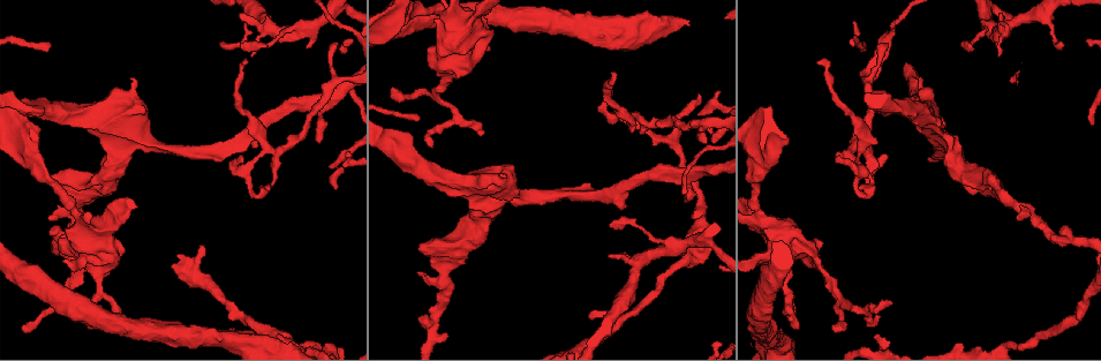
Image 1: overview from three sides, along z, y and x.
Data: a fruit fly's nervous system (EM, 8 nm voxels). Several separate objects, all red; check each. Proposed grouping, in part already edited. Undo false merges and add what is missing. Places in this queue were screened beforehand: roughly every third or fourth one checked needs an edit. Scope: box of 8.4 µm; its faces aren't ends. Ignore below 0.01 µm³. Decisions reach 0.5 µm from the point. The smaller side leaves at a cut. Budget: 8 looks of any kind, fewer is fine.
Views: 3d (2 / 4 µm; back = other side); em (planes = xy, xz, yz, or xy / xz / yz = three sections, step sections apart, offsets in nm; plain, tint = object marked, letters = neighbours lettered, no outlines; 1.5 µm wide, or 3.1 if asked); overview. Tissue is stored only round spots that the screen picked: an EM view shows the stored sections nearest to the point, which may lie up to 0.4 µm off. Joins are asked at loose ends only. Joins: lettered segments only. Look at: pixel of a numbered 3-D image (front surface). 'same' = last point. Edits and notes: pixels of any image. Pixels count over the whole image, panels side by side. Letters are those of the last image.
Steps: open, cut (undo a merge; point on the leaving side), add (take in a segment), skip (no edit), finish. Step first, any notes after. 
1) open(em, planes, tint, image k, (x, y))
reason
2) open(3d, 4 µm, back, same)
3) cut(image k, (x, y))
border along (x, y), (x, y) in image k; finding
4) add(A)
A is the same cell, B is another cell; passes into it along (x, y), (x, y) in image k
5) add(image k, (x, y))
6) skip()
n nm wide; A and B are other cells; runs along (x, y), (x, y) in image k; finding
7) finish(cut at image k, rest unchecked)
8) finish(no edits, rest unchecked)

open(3d, 2 µm, image 1, (319, 142))
an open end

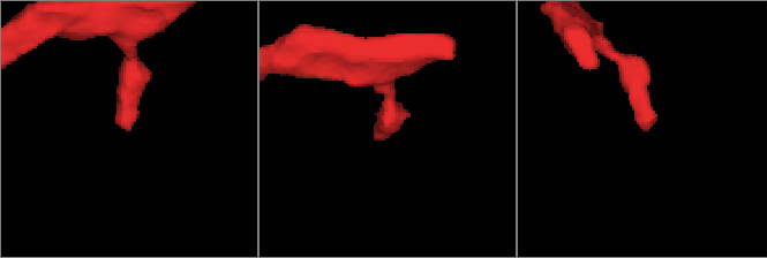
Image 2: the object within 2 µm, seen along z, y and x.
open(em, planes, plain, image 2, (381, 127))
shape alone is not enough

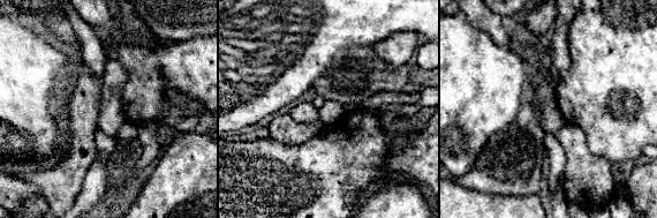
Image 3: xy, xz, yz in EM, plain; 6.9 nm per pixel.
open(em, planes, letters, same)
what lies round it

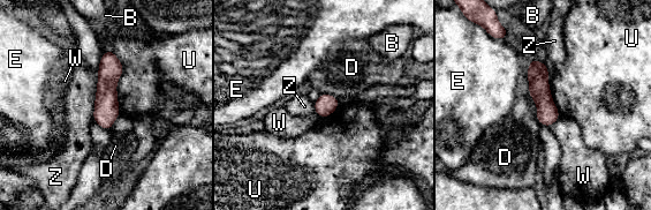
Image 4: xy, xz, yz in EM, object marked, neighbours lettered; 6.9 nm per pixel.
skip()
B, D, E, U, W and Z are other cells; no lettered segment goes on from it

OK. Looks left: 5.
open(3d, 2 µm, image 1, (266, 143))
four arms meet

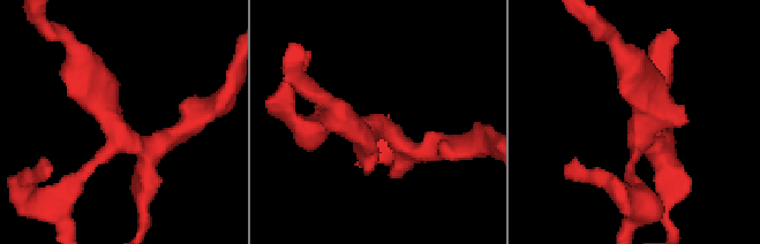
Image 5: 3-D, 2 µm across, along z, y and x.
open(em, planes, tint, image 5, (114, 127))
4 arms

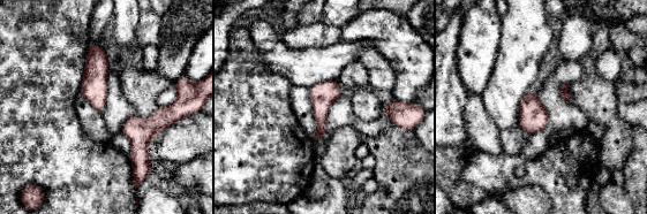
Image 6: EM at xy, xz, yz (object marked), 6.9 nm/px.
open(em, planes, letters, same)

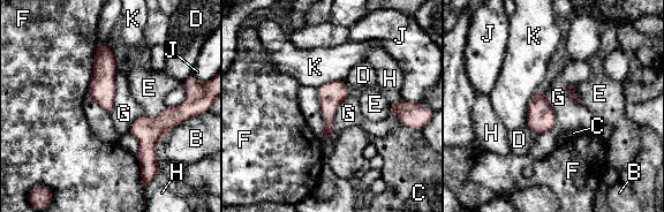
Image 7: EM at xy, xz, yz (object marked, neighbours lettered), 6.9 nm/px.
skip()
B, C, D, E, F, G, H, J and K are other cells; one neuron here

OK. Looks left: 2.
open(3d, 4 µm, image 1, (481, 134))
an open end

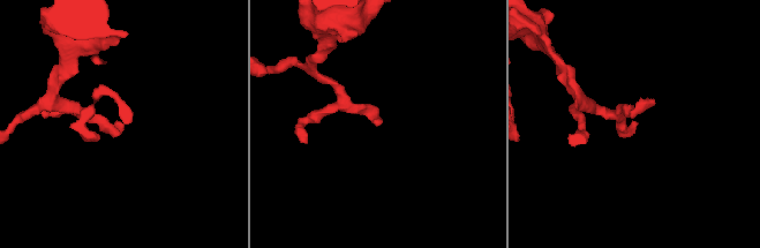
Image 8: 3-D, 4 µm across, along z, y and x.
open(em, planes, letters, image 8, (377, 122))
need the tissue

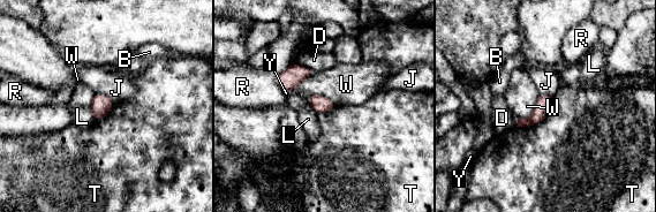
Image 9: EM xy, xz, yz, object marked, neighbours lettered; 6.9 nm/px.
skip()
B, D, J, L, R, T, W and Y are other cells; runs along (549, 99), (529, 121), (515, 123) in image 9; none of them fits

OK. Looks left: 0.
finish(no edits, rest unchecked)

